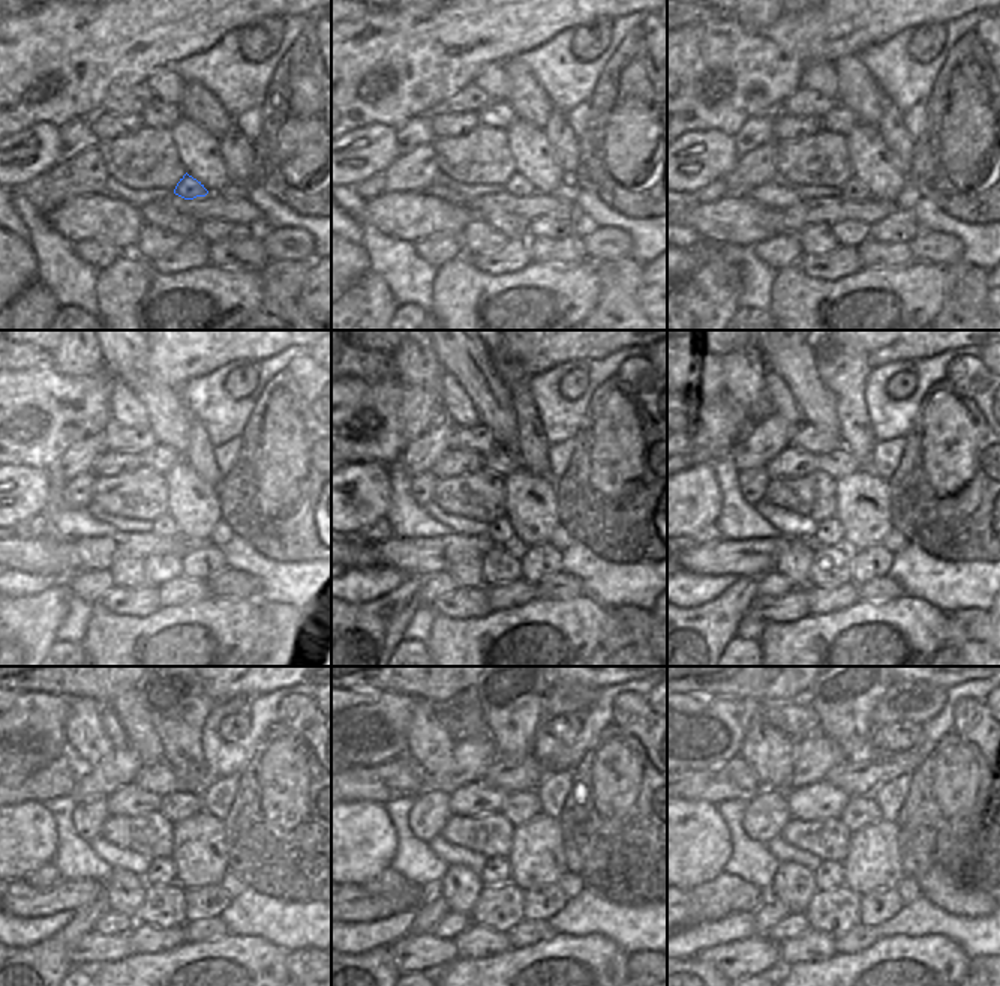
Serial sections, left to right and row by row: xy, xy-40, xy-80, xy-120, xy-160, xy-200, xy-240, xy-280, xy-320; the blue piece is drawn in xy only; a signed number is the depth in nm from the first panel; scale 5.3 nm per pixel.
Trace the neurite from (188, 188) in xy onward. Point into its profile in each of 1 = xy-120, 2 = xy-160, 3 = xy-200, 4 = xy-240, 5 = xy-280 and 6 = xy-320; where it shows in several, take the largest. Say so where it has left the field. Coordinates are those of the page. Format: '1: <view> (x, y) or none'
1: xy-120 (164, 526)
2: xy-160 (500, 530)
3: xy-200 (829, 533)
4: xy-240 (161, 871)
5: xy-280 (497, 871)
6: xy-320 (829, 875)

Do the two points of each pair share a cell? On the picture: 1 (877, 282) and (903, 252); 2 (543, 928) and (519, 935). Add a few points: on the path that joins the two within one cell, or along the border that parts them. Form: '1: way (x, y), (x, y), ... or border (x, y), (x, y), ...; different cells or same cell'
1: border (910, 261), (906, 264), (861, 269); different cells
2: way (537, 929), (525, 934); same cell

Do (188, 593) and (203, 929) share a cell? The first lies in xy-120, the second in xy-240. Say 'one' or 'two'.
two

